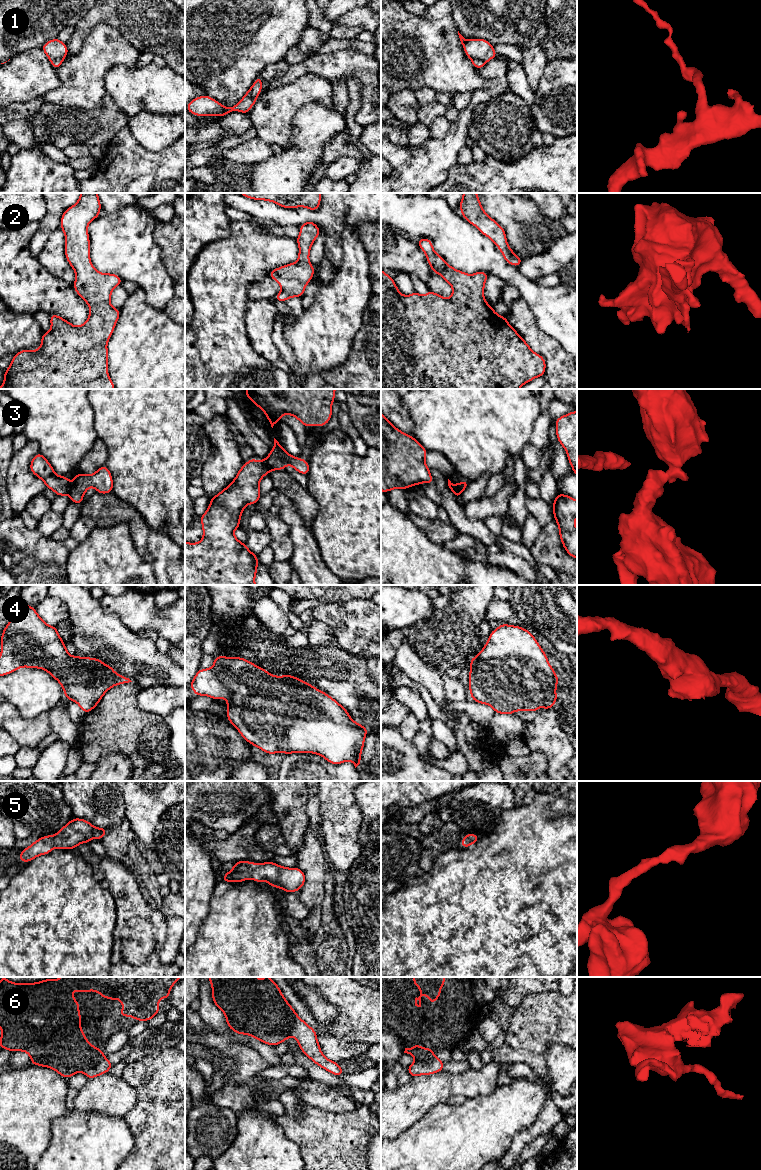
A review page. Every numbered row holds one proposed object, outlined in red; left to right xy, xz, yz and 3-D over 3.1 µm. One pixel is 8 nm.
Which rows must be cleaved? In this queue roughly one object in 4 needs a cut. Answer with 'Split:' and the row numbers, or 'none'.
Split: 1, 3, 6

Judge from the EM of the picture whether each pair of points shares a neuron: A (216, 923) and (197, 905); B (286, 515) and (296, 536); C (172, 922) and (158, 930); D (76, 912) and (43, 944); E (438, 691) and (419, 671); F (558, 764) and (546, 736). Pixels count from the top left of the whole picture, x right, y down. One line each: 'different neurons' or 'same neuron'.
A: different neurons
B: same neuron
C: different neurons
D: same neuron
E: same neuron
F: same neuron

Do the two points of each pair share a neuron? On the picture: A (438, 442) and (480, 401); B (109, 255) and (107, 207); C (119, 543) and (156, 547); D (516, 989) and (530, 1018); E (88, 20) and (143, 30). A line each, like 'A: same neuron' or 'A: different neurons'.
A: same neuron
B: different neurons
C: different neurons
D: different neurons
E: same neuron

